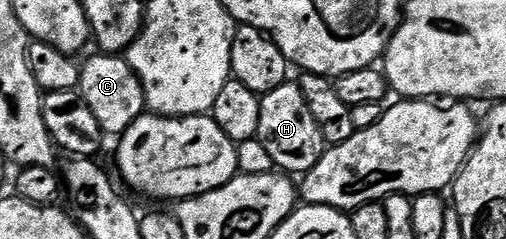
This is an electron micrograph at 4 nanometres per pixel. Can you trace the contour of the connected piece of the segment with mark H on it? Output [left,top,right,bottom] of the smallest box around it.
[257,82,325,174]

